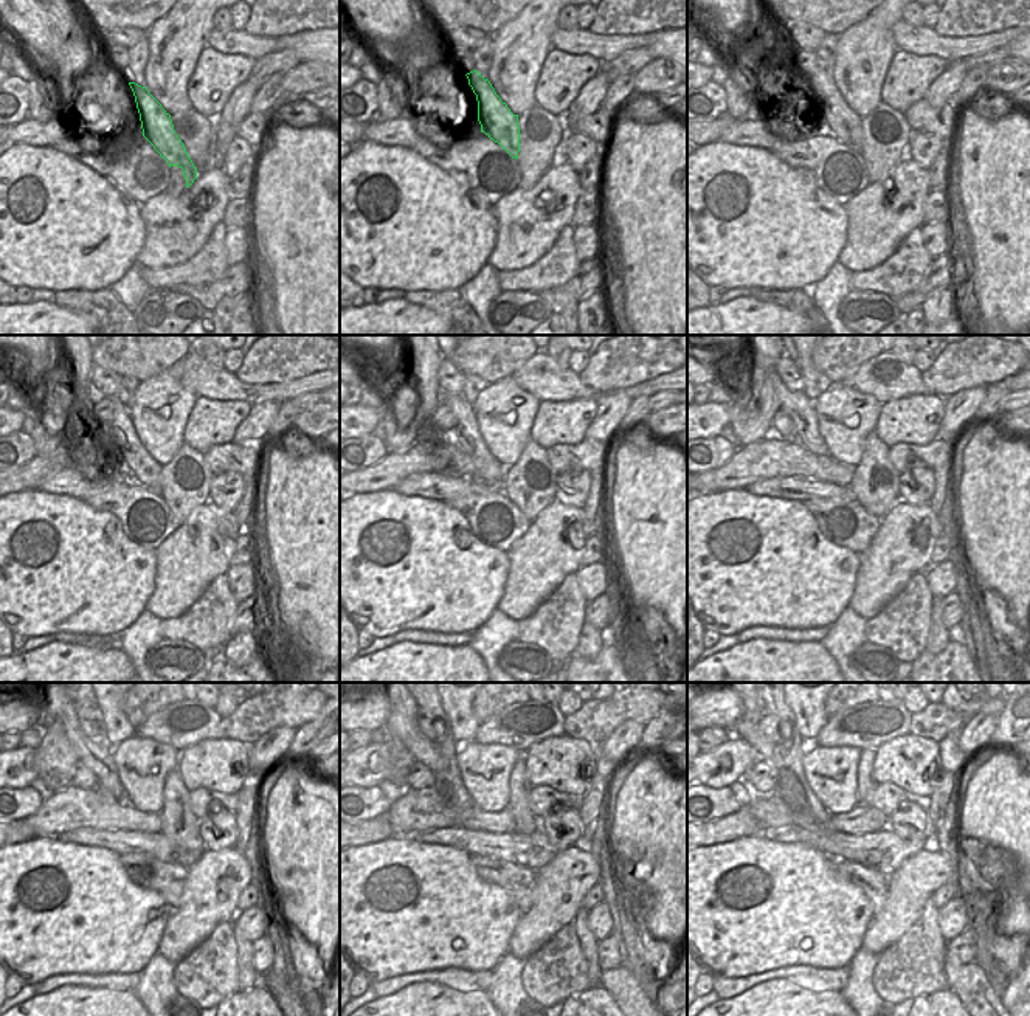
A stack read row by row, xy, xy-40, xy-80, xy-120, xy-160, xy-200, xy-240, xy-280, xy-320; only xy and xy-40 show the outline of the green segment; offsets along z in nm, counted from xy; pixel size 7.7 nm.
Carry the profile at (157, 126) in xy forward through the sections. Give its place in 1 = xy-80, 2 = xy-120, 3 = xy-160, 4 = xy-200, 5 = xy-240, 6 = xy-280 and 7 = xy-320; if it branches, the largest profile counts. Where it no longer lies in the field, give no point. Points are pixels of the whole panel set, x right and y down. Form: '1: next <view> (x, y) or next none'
1: next xy-80 (838, 118)
2: next xy-120 (137, 463)
3: next xy-160 (466, 436)
4: next xy-200 (801, 408)
5: next xy-240 (95, 756)
6: next xy-280 (400, 723)
7: next xy-320 (748, 728)

